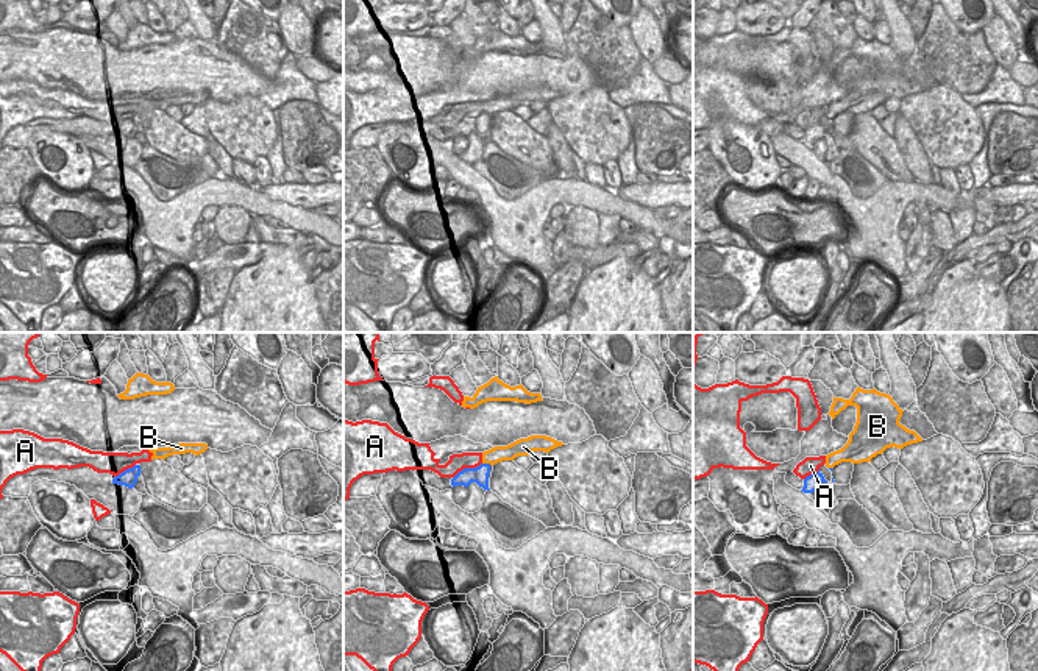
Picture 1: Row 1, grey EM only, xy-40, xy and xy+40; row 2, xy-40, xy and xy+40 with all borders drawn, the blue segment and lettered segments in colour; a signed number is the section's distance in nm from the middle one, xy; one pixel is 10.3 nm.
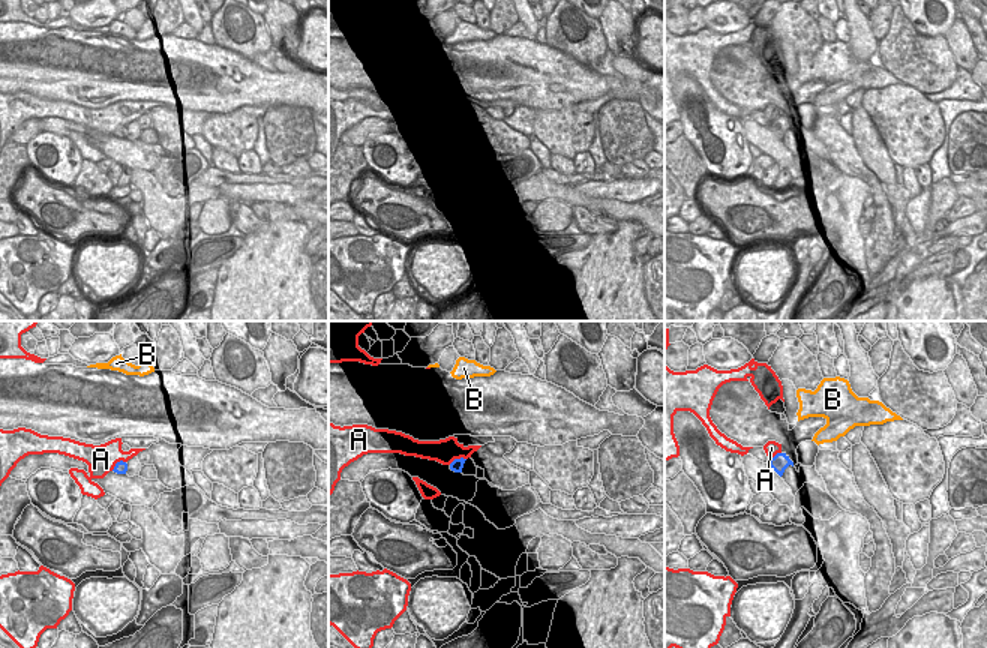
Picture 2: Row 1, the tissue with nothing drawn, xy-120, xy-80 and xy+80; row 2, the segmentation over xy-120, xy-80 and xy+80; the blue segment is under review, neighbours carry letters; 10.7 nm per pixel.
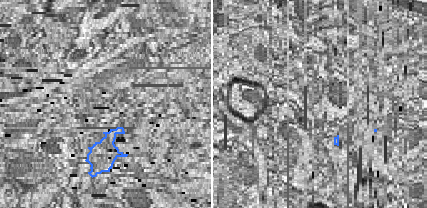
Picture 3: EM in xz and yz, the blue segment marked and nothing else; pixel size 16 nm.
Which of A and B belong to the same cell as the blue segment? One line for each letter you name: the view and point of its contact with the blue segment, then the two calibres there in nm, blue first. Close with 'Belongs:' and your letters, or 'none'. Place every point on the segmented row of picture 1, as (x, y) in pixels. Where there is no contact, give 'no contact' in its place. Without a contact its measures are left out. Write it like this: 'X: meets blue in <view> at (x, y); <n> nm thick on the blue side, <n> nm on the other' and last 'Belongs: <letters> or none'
Belongs: none

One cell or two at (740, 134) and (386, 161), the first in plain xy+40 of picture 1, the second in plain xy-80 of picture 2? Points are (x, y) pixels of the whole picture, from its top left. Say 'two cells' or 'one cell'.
one cell

